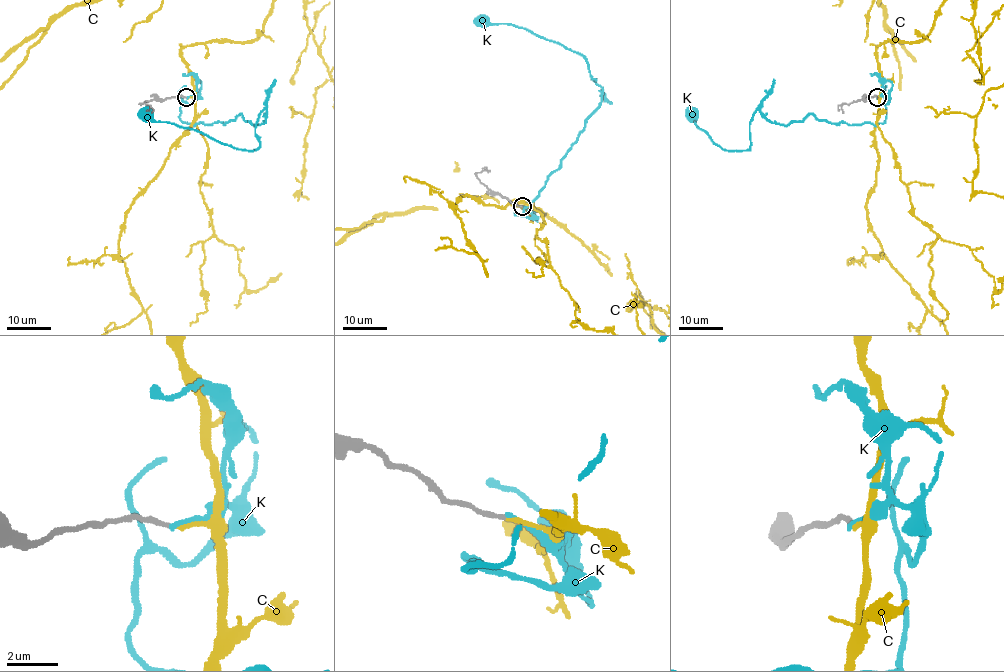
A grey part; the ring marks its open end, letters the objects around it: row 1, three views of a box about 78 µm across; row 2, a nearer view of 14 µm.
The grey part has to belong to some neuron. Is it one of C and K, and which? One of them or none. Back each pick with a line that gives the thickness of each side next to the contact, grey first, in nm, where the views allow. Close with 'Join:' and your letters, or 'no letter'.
C: 200 nm thick on the grey side, 160 nm on the other
Join: C

